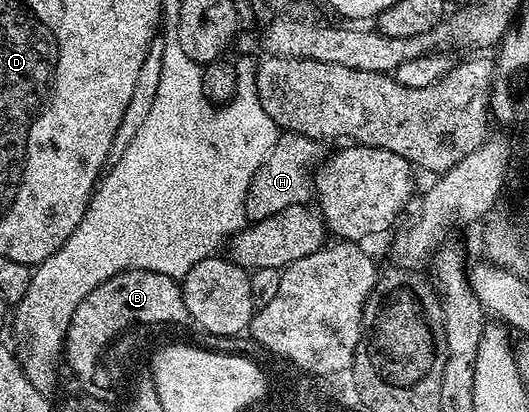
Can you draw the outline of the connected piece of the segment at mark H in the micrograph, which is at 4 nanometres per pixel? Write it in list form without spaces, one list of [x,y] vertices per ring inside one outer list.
[[[284,133],[277,138],[274,149],[270,149],[266,161],[262,161],[258,173],[254,173],[250,181],[250,189],[244,202],[245,220],[257,223],[266,217],[274,217],[274,213],[282,213],[282,209],[307,204],[307,199],[313,198],[314,183],[310,172],[317,162],[316,147],[317,140],[308,139],[305,135]]]

